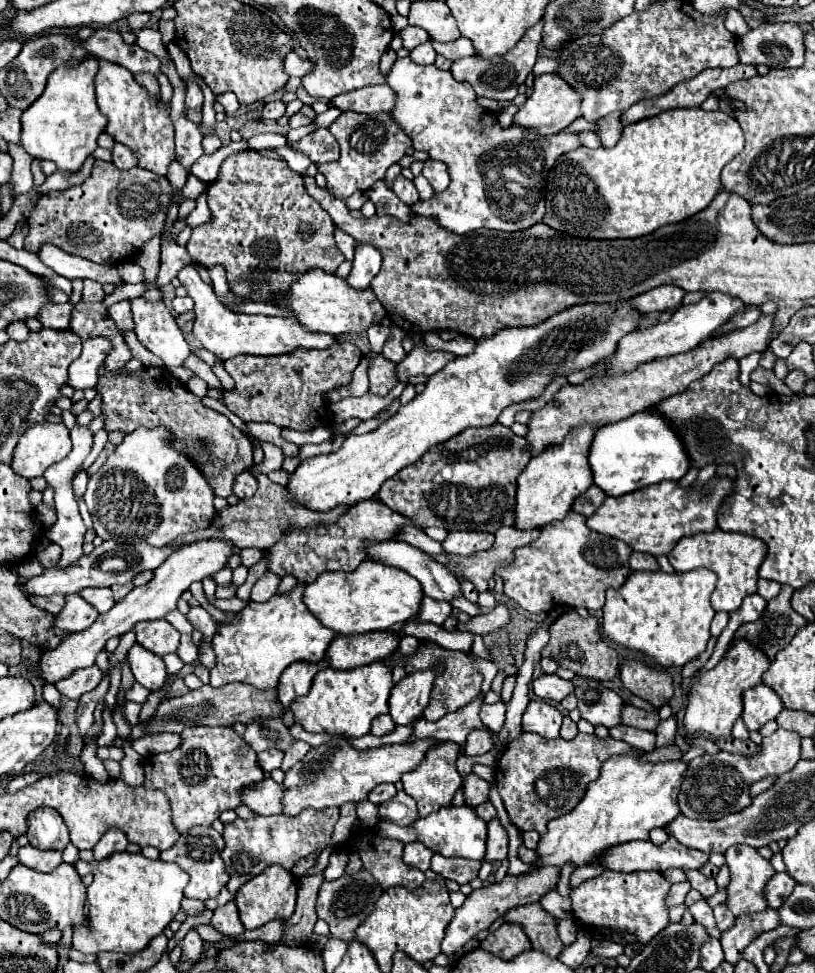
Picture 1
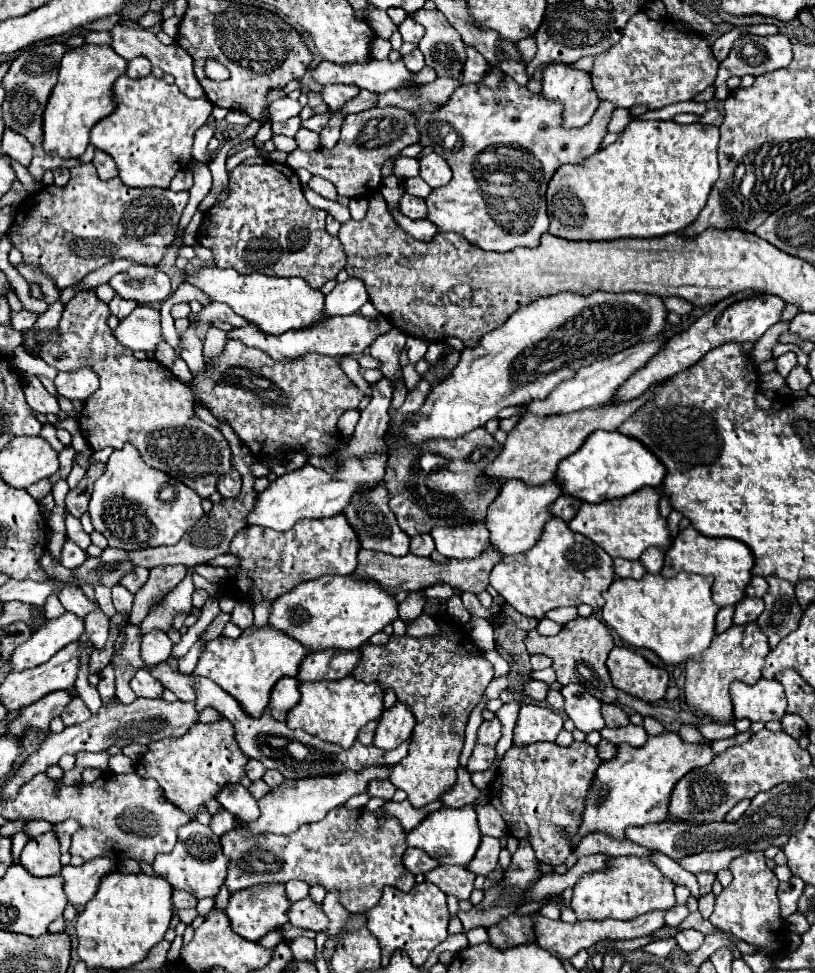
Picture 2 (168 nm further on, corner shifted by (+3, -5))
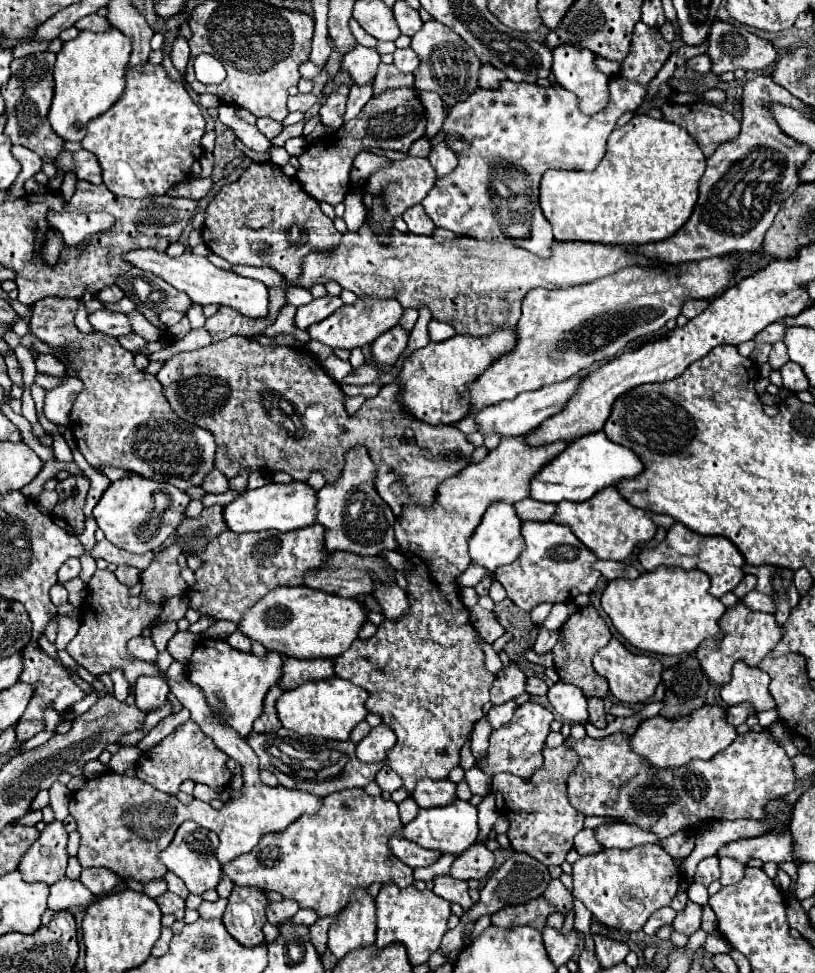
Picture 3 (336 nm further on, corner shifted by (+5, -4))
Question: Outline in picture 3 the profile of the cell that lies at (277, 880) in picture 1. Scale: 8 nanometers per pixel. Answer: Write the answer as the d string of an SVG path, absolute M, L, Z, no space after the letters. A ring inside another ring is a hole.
M235 887L229 895L229 903L223 915L223 923L227 927L227 931L231 933L231 937L235 937L241 945L245 947L255 947L263 943L263 925L267 923L267 907L269 907L269 899L265 895L263 889L259 887Z

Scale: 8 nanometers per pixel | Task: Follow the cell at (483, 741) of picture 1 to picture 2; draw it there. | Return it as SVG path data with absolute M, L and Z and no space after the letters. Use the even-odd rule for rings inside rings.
M495 716L493 720L483 720L483 724L479 726L477 736L479 736L479 738L477 738L479 744L495 746L497 740L501 738L501 722L499 722L499 718Z

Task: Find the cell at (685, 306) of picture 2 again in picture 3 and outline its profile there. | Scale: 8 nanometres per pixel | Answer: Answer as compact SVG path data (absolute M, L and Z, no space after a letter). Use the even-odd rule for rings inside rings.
M691 299L691 301L687 301L687 303L683 305L681 313L683 313L687 319L693 319L693 317L697 317L699 313L703 313L707 305L709 305L707 299Z

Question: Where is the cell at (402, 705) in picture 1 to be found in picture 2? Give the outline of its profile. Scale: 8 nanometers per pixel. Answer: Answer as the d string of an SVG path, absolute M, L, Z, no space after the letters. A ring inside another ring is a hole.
M397 702L391 710L383 712L383 716L379 718L373 746L381 750L393 750L411 738L413 726L415 726L415 720L411 710L407 710L405 704Z

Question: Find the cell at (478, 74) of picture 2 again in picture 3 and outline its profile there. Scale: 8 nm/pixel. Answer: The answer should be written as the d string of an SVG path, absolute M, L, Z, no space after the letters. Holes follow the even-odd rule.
M489 63L481 65L481 69L479 69L479 87L483 87L483 89L495 89L499 85L499 81L503 81L503 79L505 79L503 71L491 67Z

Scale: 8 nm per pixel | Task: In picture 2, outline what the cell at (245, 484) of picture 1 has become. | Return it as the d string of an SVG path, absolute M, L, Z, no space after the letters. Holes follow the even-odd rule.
M231 470L227 472L225 476L221 476L217 480L217 492L223 496L223 498L233 498L233 496L239 496L241 492L241 474L237 470Z

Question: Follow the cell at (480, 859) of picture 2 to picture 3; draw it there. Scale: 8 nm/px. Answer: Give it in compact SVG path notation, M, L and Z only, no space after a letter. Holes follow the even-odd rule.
M475 843L473 847L469 847L469 851L465 851L463 855L459 855L459 859L453 861L451 865L451 877L455 879L483 879L495 863L495 855L485 847L485 843Z

